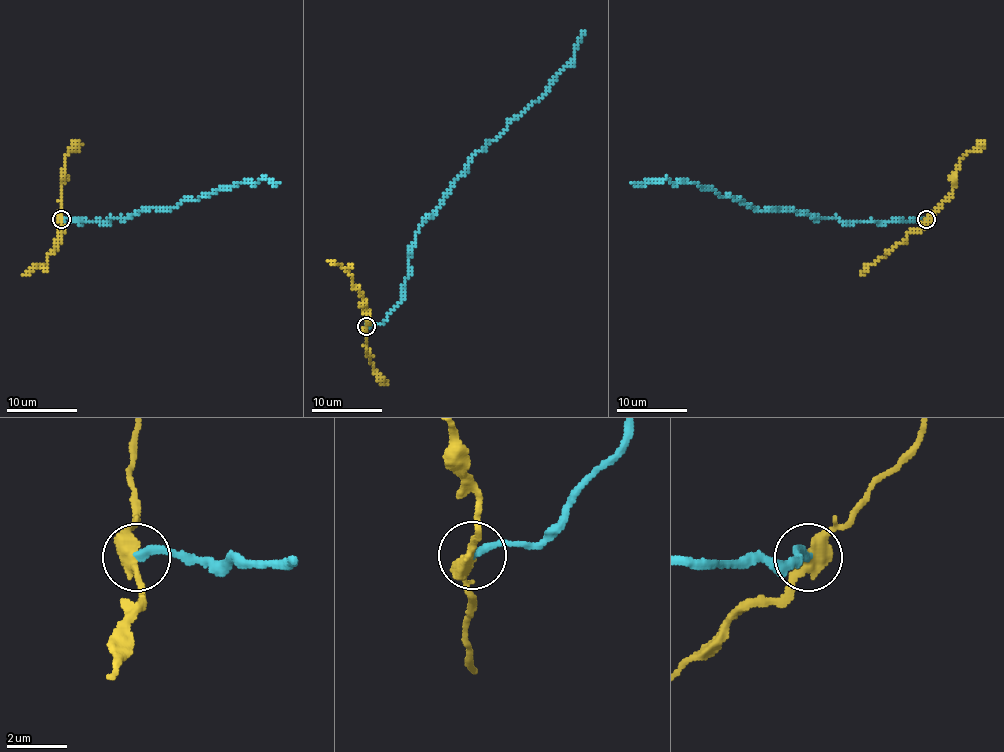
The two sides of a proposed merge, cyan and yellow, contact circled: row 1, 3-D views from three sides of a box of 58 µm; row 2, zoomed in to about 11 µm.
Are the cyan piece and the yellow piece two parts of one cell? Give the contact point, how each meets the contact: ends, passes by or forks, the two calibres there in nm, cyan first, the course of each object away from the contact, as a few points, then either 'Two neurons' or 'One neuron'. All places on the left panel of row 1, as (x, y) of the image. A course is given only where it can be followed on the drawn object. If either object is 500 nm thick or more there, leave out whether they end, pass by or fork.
Place: (61, 219). At the ring cyan ends. At the ring yellow passes by. Thickness 280 nm (cyan) against 440 nm. Course of cyan: (62, 219), (104, 223), (145, 208), (171, 210), (182, 201), (242, 182), (263, 178), (272, 184), (279, 182). Course of yellow: (62, 219), (60, 192), (65, 157), (80, 141). Two neurons

